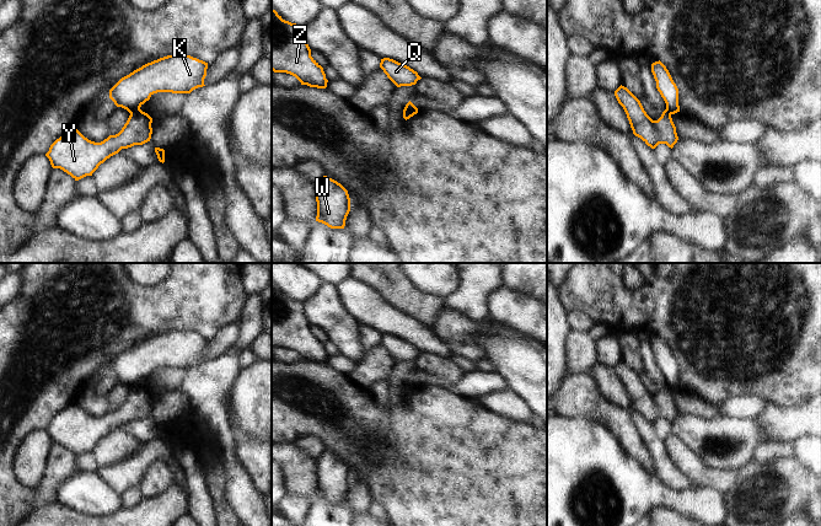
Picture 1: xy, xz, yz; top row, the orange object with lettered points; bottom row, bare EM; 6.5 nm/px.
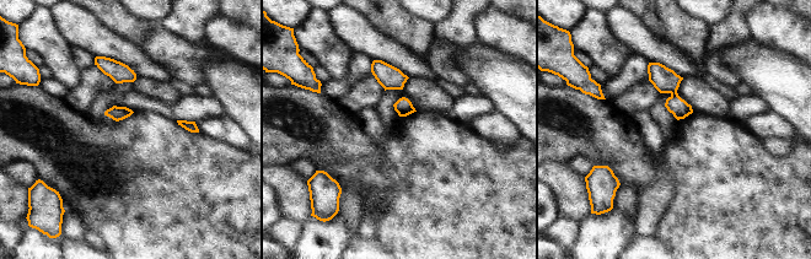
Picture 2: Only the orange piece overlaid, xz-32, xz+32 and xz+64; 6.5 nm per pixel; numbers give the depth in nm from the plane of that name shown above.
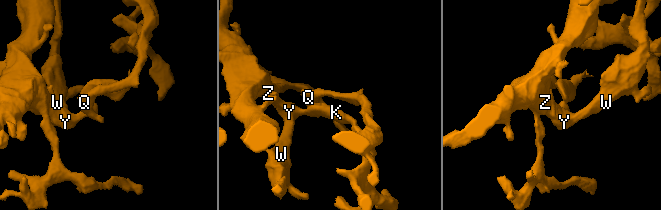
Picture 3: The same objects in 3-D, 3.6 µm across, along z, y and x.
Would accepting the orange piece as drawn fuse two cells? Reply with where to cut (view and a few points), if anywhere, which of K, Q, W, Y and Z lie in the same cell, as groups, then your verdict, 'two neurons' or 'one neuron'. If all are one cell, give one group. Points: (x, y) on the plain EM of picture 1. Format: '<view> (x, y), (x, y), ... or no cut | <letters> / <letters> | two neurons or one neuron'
xy (139, 384), (129, 387) | K / Q W Y Z | two neurons

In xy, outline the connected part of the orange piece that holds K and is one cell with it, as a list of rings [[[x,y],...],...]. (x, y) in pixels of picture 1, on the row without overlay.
[[[167,331],[122,353],[109,365],[109,374],[128,387],[139,386],[154,369],[191,369],[205,361],[206,344],[208,338],[191,331]]]

